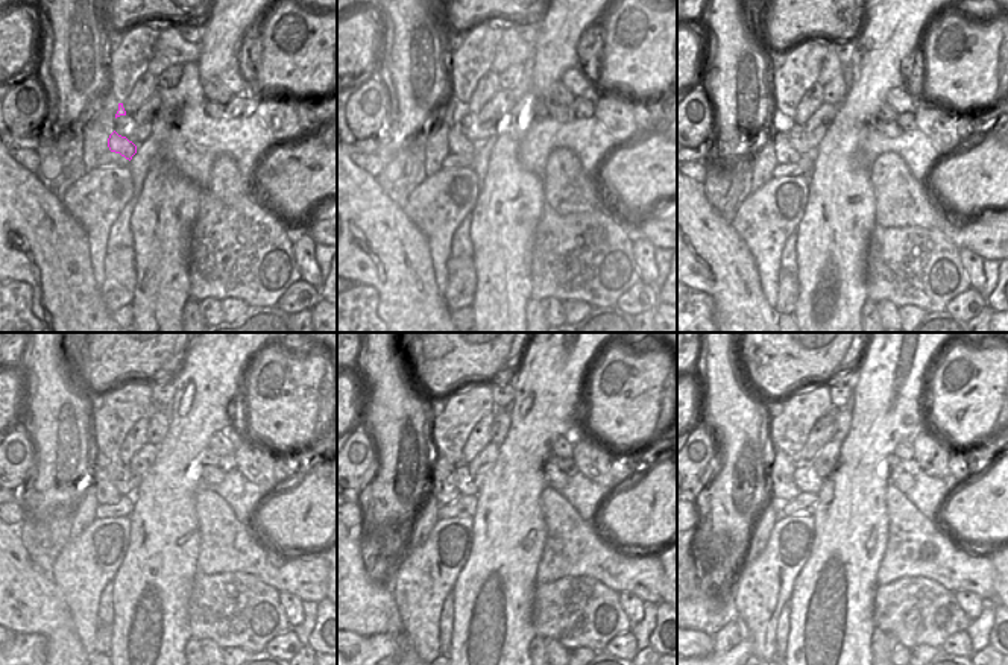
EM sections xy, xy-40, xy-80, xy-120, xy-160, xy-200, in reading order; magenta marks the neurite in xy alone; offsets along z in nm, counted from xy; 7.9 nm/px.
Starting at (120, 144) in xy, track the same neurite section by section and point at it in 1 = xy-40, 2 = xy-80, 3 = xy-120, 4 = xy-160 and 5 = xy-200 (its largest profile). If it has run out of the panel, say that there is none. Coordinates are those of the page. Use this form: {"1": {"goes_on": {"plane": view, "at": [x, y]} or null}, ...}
{"1": {"goes_on": {"plane": "xy-40", "at": [457, 143]}}, "2": {"goes_on": {"plane": "xy-80", "at": [785, 154]}}, "3": {"goes_on": {"plane": "xy-120", "at": [105, 491]}}, "4": {"goes_on": {"plane": "xy-160", "at": [440, 474]}}, "5": {"goes_on": {"plane": "xy-200", "at": [782, 486]}}}

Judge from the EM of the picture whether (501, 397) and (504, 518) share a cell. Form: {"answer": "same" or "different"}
{"answer": "different"}

